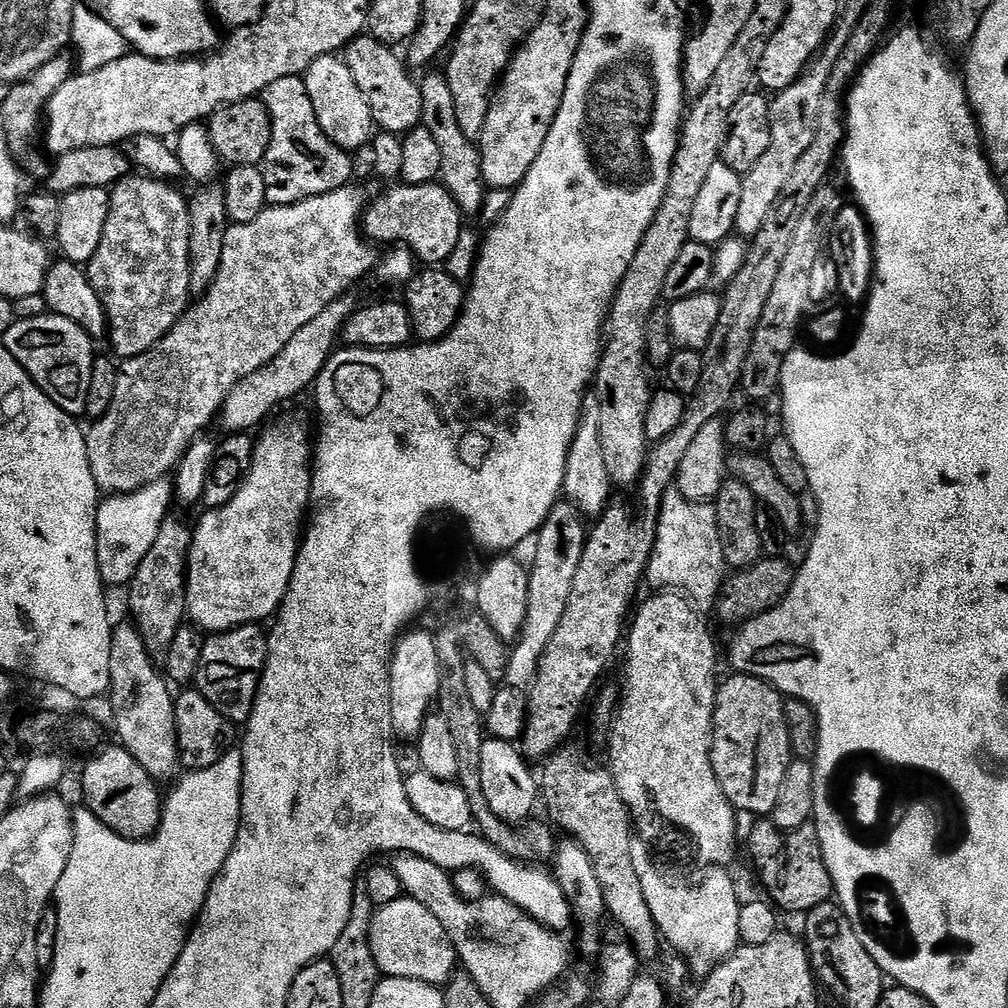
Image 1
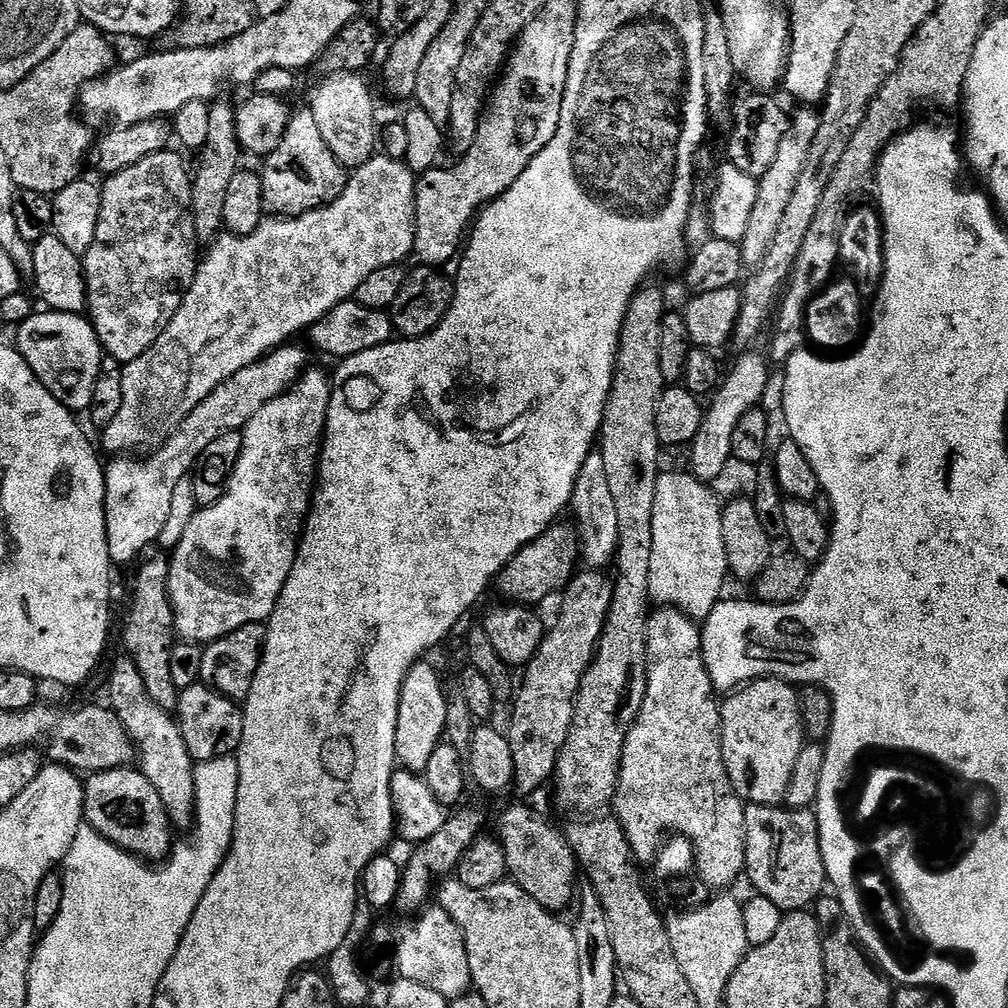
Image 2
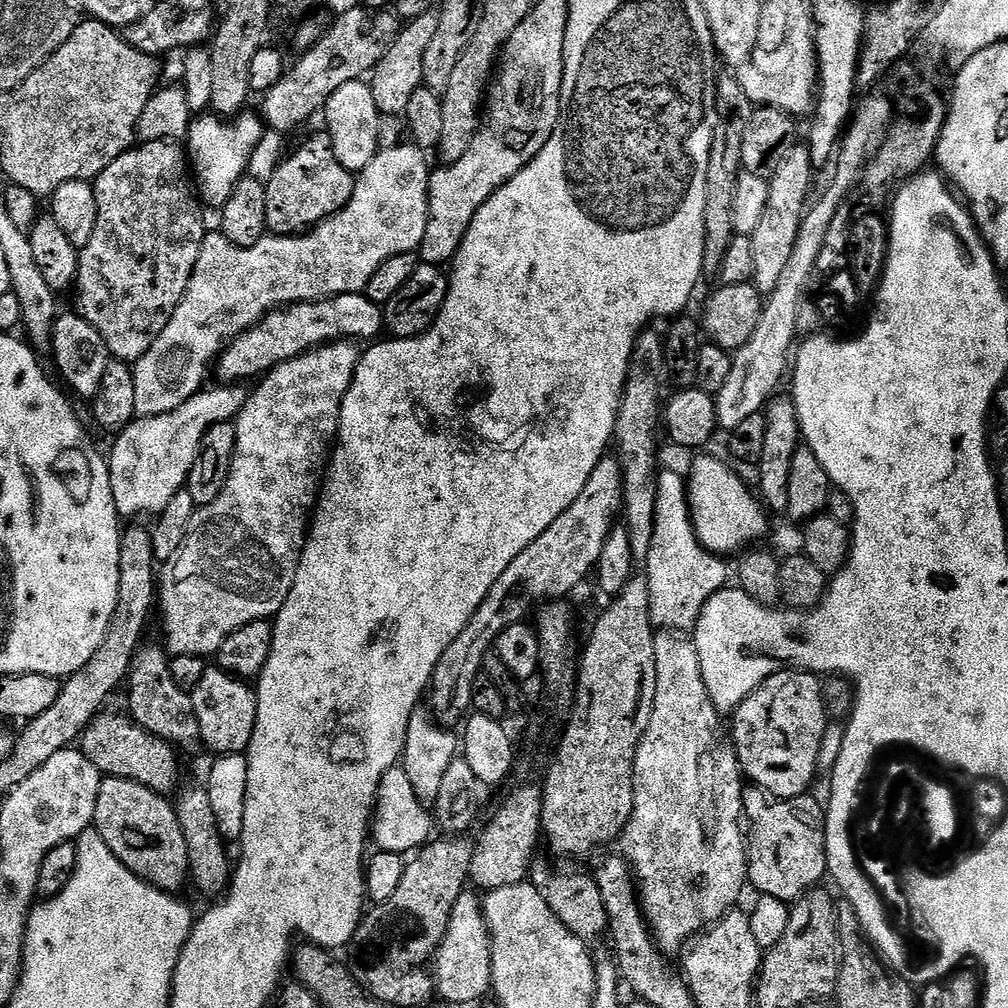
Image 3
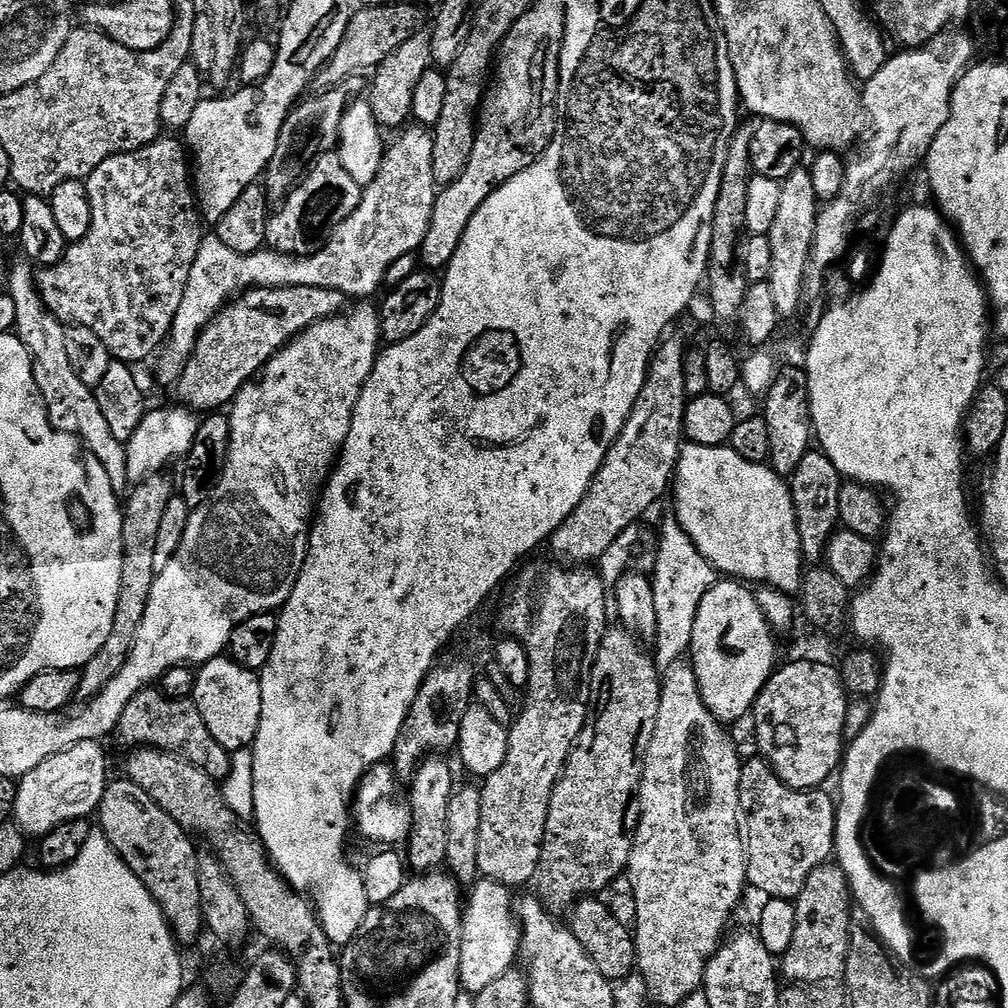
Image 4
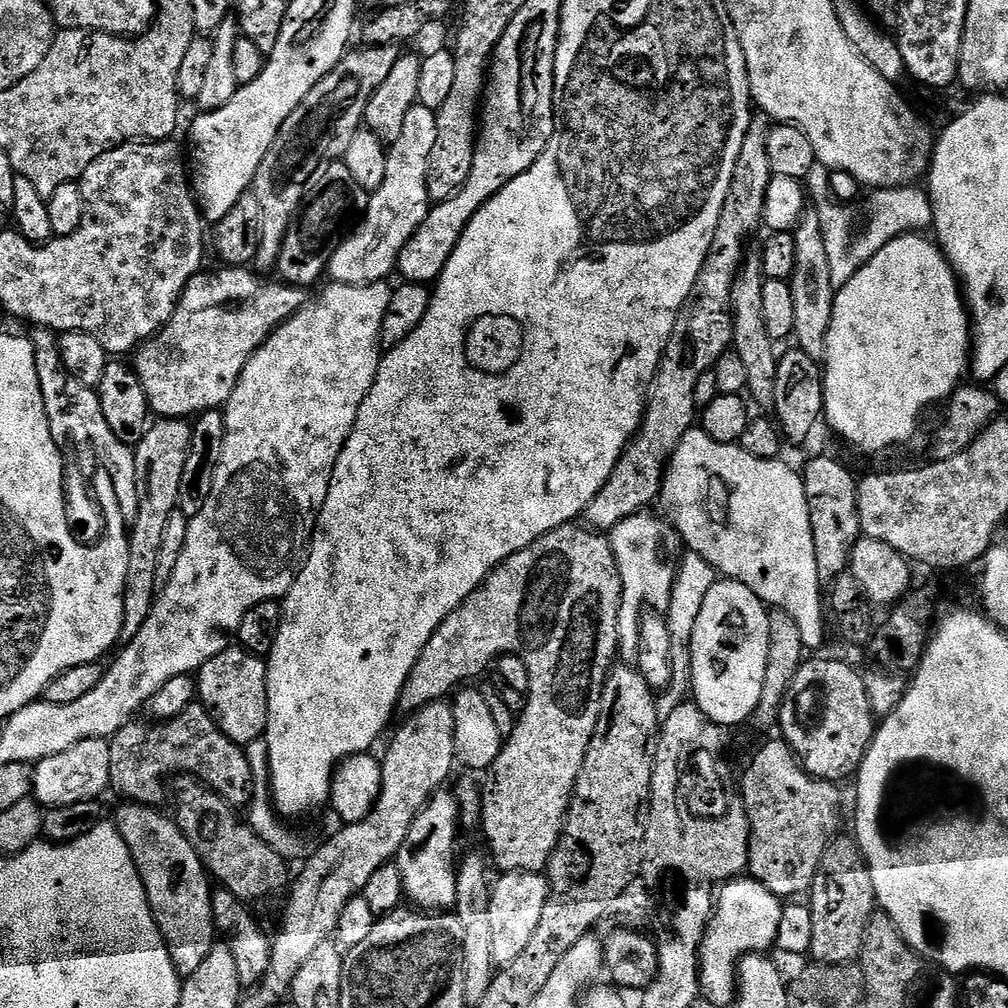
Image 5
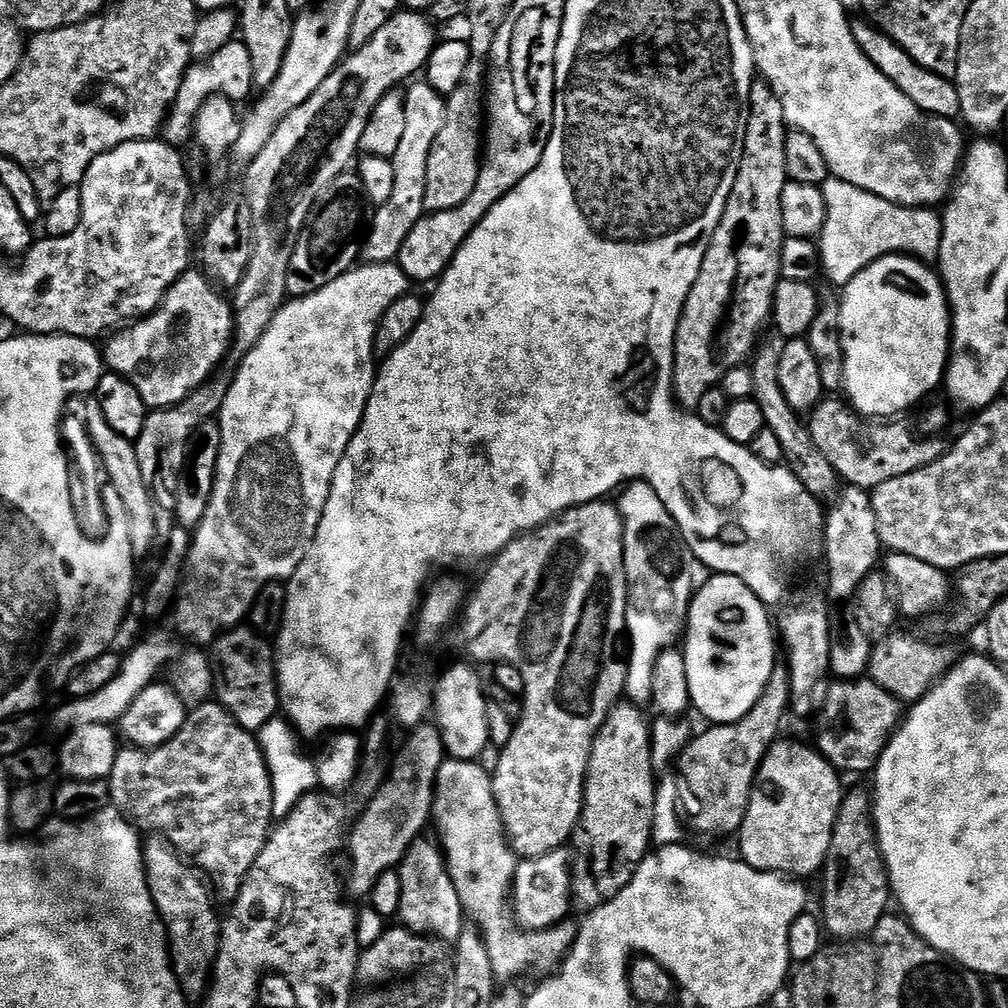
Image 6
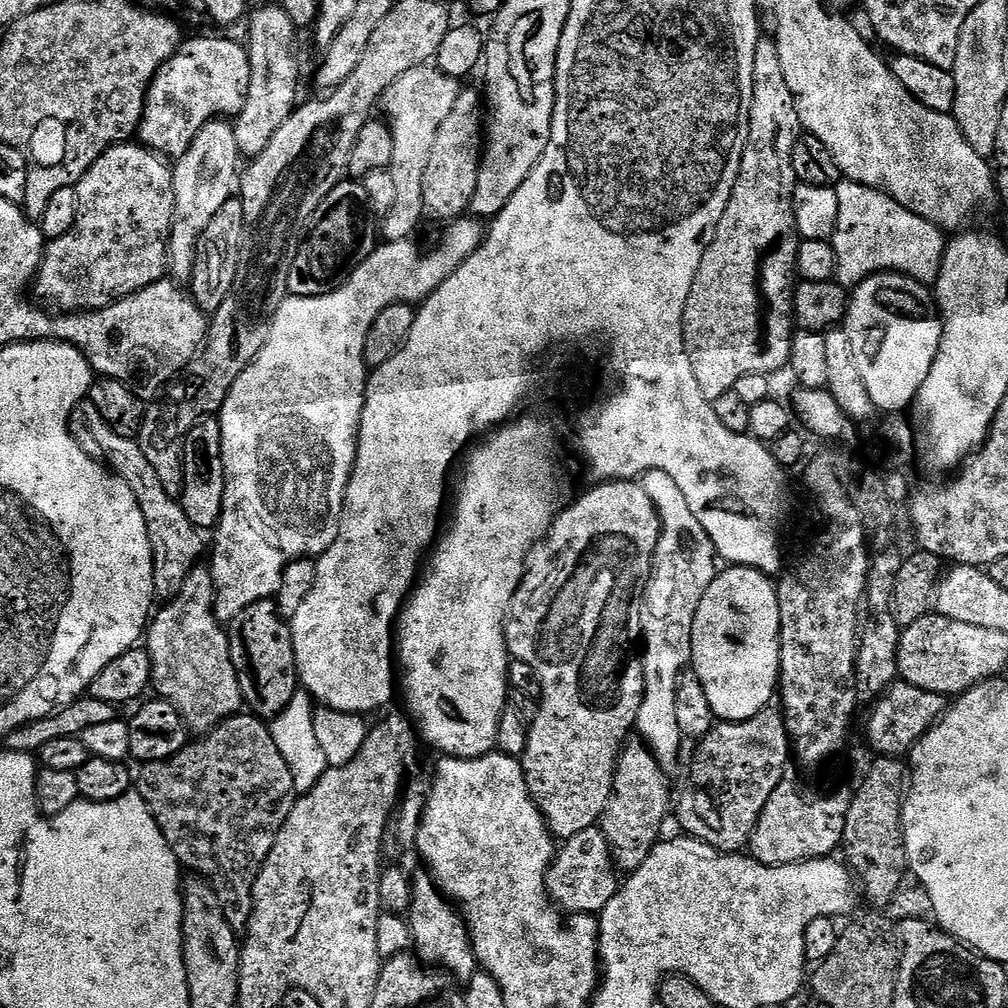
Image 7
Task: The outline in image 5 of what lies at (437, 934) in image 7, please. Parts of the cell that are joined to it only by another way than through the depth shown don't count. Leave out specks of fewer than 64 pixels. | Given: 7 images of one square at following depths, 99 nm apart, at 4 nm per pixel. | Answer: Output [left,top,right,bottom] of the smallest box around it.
[394,791,462,910]

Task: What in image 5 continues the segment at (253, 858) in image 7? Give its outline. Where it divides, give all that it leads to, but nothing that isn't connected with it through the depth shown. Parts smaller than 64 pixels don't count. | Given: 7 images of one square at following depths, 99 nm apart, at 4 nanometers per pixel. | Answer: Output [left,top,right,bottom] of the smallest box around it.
[108,702,252,806]

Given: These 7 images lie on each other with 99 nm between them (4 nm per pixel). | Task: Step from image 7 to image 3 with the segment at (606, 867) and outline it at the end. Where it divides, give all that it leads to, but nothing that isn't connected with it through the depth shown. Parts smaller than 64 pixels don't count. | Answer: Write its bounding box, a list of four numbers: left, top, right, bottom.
[430,890,492,1004]

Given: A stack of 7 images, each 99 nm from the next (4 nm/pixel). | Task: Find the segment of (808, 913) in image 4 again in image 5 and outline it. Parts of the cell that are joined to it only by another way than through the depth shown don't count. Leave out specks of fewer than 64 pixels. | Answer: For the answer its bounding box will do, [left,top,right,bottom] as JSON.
[809,839,878,964]

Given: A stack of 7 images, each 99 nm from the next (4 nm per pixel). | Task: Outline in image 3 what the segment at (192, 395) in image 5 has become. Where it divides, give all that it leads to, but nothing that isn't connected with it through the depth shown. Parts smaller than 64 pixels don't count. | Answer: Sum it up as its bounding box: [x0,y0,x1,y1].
[218,292,385,384]

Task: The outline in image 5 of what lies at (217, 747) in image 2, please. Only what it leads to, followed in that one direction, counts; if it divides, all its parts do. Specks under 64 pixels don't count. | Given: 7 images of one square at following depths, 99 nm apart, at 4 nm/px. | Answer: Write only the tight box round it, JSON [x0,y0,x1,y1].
[195,646,268,746]

